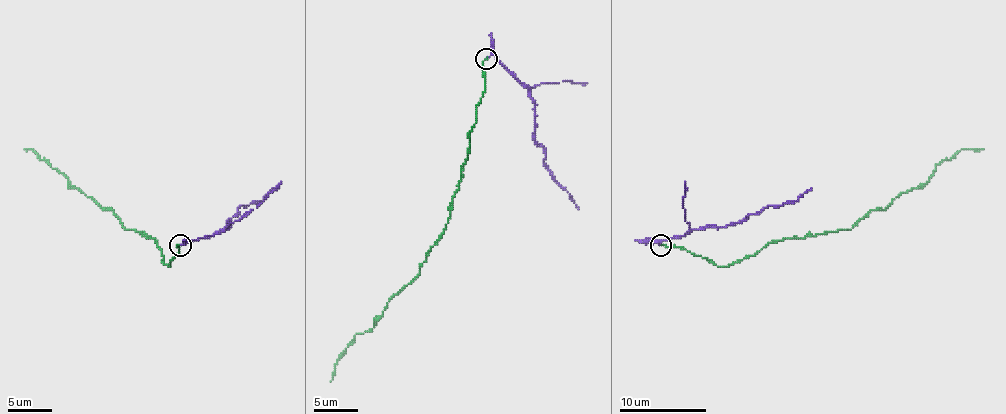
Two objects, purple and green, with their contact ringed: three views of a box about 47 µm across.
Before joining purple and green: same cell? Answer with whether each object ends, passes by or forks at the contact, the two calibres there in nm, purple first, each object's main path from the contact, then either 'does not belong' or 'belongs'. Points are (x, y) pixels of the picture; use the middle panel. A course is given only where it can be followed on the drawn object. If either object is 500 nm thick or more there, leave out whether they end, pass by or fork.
purple passes by | green ends | 140/190 nm | purple via (487, 59), (493, 55), (528, 89), (535, 105), (535, 142), (543, 148), (548, 170), (578, 209) | green via (487, 59), (469, 153), (443, 233), (419, 272), (389, 301), (371, 329), (356, 333), (337, 359), (330, 381) | belongs

